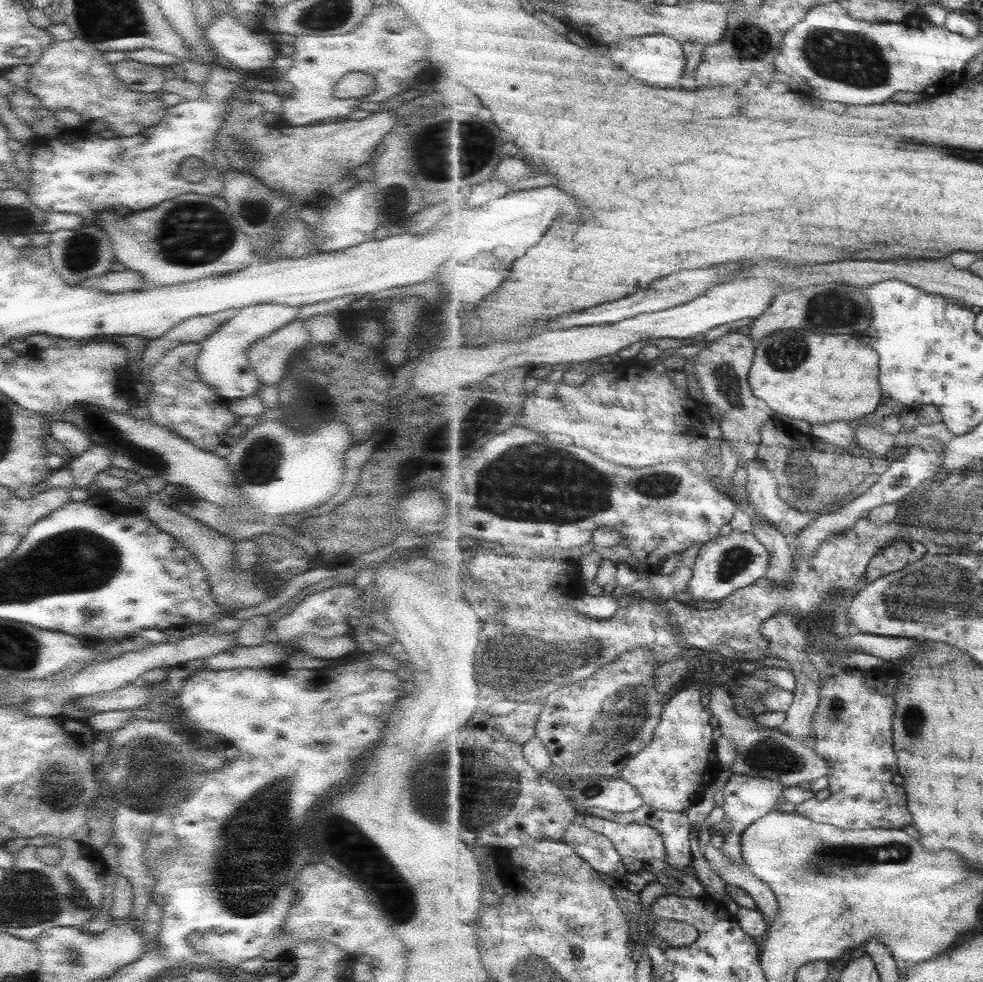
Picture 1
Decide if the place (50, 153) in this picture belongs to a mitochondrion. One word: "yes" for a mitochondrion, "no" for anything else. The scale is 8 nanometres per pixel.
no

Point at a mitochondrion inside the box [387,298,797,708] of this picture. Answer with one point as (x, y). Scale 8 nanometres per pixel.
(546, 488)

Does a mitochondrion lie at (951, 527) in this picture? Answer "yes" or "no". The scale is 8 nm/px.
yes

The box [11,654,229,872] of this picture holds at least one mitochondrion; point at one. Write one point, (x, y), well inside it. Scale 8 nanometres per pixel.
(149, 772)

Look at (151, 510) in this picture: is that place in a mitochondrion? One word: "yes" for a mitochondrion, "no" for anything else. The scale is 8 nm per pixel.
no

